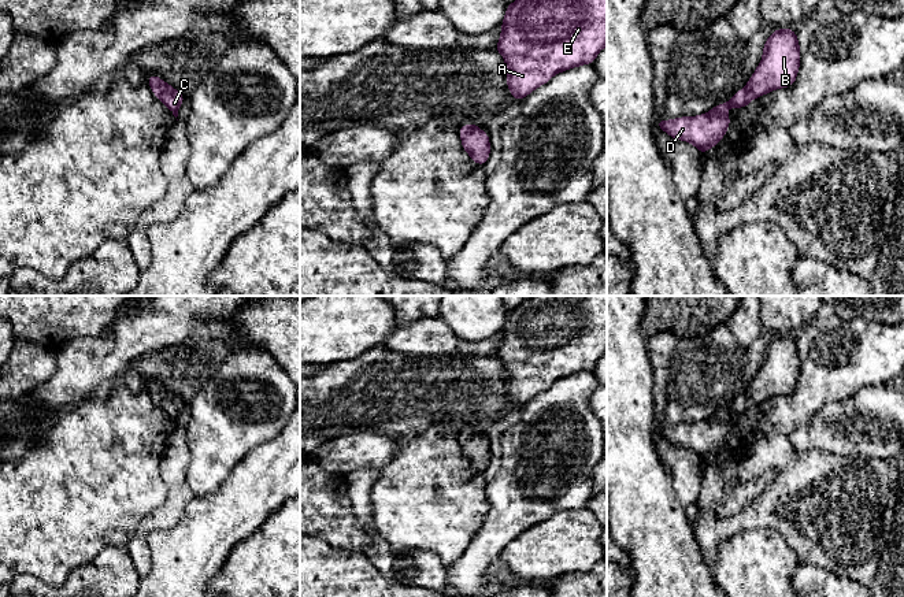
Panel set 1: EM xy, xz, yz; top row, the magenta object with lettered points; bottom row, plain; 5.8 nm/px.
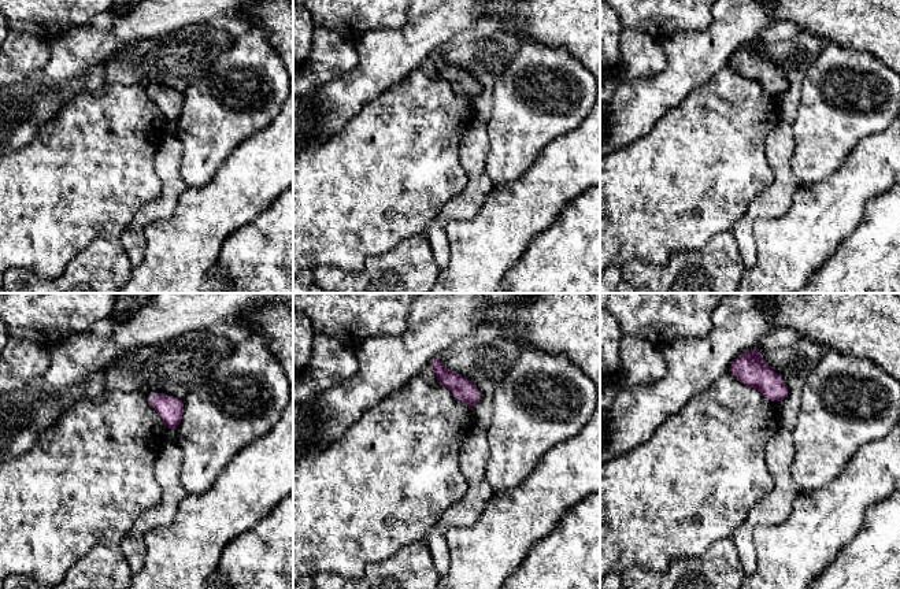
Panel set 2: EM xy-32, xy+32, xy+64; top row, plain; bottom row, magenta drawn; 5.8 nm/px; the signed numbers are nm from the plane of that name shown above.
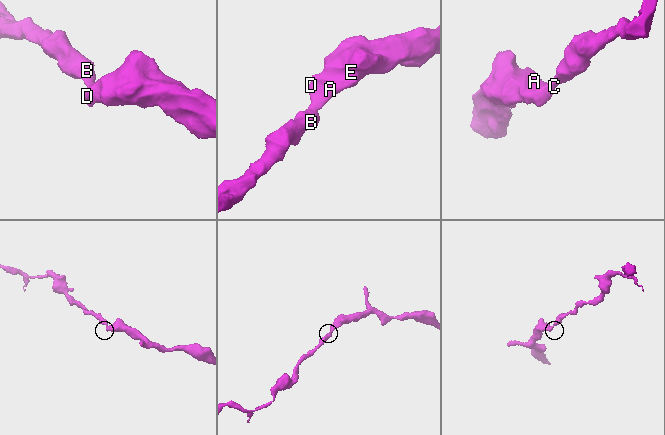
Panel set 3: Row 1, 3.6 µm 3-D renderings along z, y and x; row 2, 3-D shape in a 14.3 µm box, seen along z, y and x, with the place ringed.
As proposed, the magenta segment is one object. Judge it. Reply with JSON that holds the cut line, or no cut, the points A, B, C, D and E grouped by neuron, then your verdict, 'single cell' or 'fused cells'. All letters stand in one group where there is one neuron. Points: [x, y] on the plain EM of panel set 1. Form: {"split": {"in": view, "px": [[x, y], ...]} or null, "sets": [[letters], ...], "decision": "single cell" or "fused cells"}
{"split": null, "sets": [["A", "B", "C", "D", "E"]], "decision": "single cell"}

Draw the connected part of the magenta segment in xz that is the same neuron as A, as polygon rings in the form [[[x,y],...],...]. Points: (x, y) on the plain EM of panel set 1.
[[[531,296],[508,311],[501,330],[501,342],[494,353],[505,367],[507,393],[514,407],[523,407],[555,381],[593,371],[607,352],[607,296]]]

